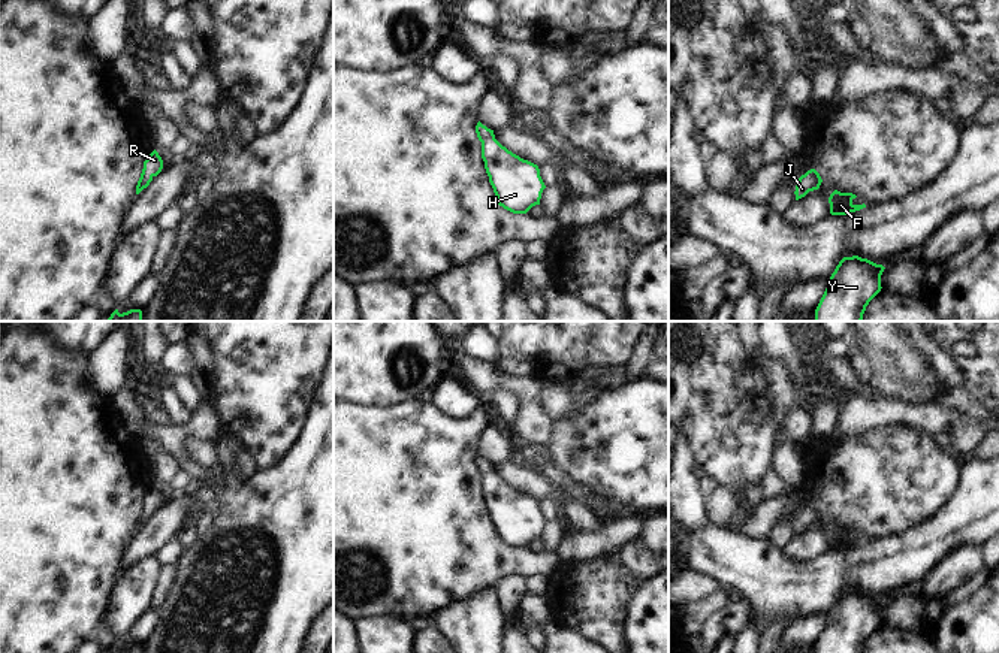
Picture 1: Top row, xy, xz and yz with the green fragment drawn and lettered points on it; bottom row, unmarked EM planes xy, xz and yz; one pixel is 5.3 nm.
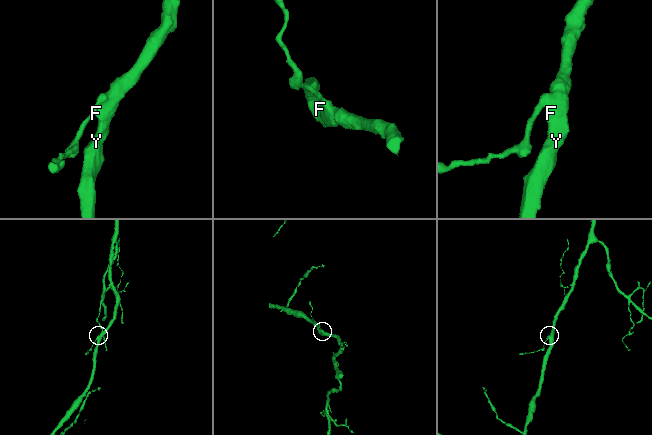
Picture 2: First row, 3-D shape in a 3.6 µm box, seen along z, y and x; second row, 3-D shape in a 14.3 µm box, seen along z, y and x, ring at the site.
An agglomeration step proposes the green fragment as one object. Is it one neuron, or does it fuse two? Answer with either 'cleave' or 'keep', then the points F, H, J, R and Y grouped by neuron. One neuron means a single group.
keep; groups F H J R Y

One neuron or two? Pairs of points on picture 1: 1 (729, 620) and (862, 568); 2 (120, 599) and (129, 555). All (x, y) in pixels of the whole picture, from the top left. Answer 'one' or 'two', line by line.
1: two
2: two

